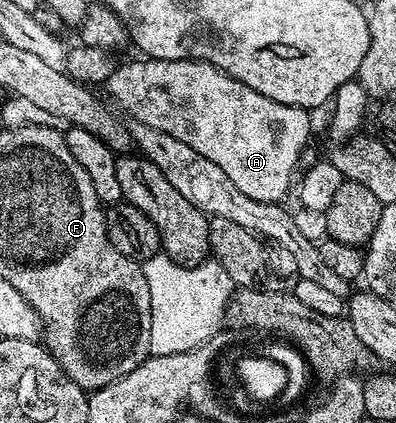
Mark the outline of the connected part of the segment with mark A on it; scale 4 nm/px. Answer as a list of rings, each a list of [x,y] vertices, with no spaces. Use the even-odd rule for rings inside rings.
[[[139,59],[129,64],[117,63],[108,76],[106,89],[116,99],[117,109],[120,107],[122,111],[129,112],[132,120],[154,126],[154,130],[166,130],[170,138],[178,138],[178,142],[184,142],[202,154],[202,158],[214,162],[214,166],[218,166],[218,170],[222,170],[222,174],[226,174],[226,178],[230,178],[230,182],[234,182],[246,198],[254,198],[263,204],[274,204],[285,199],[283,196],[291,184],[293,187],[294,177],[301,167],[300,155],[312,132],[309,109],[274,102],[274,98],[266,98],[258,94],[258,90],[250,90],[250,86],[238,82],[228,72],[204,60]]]

